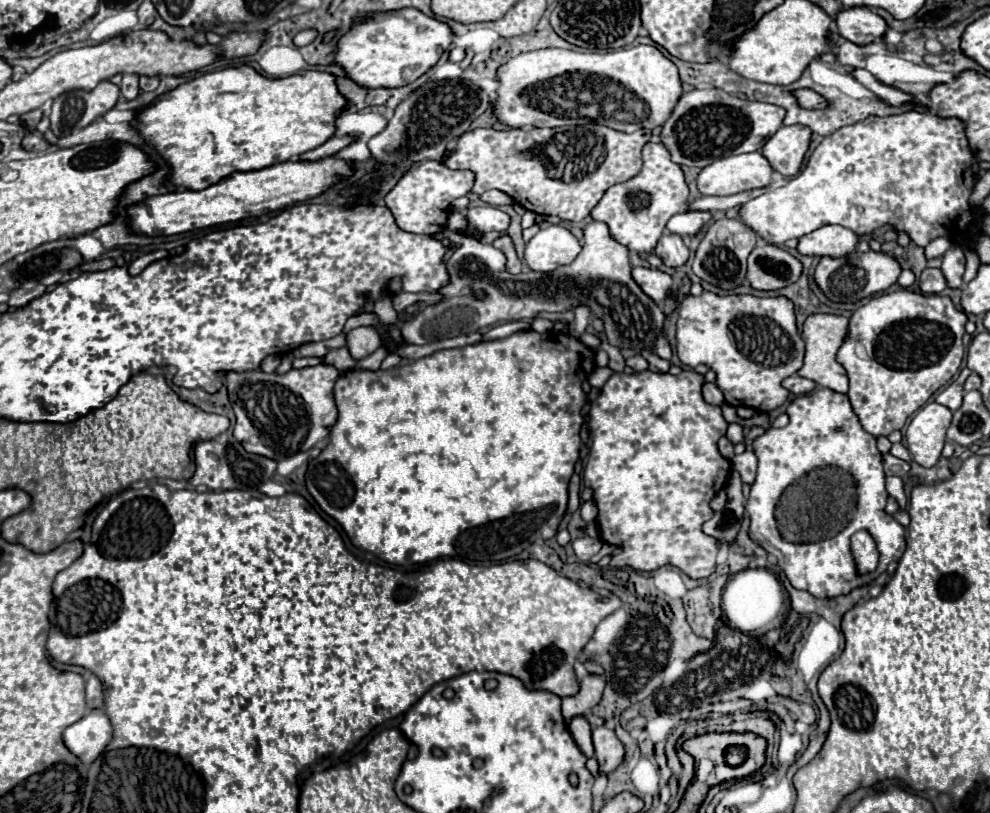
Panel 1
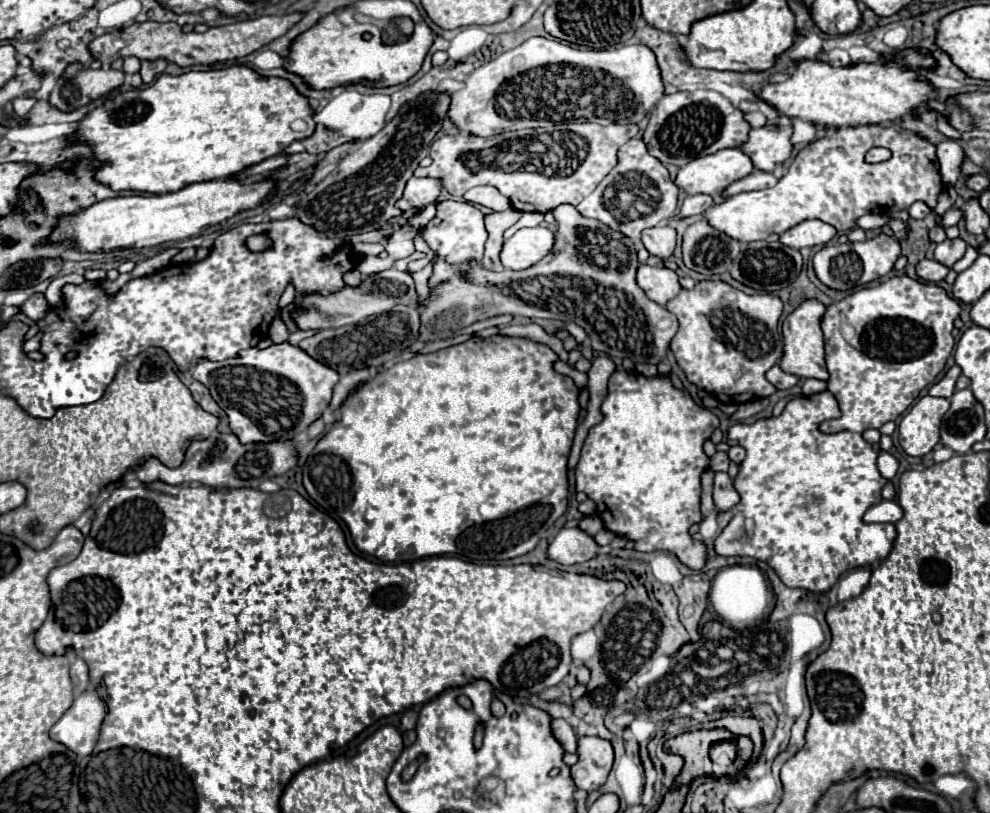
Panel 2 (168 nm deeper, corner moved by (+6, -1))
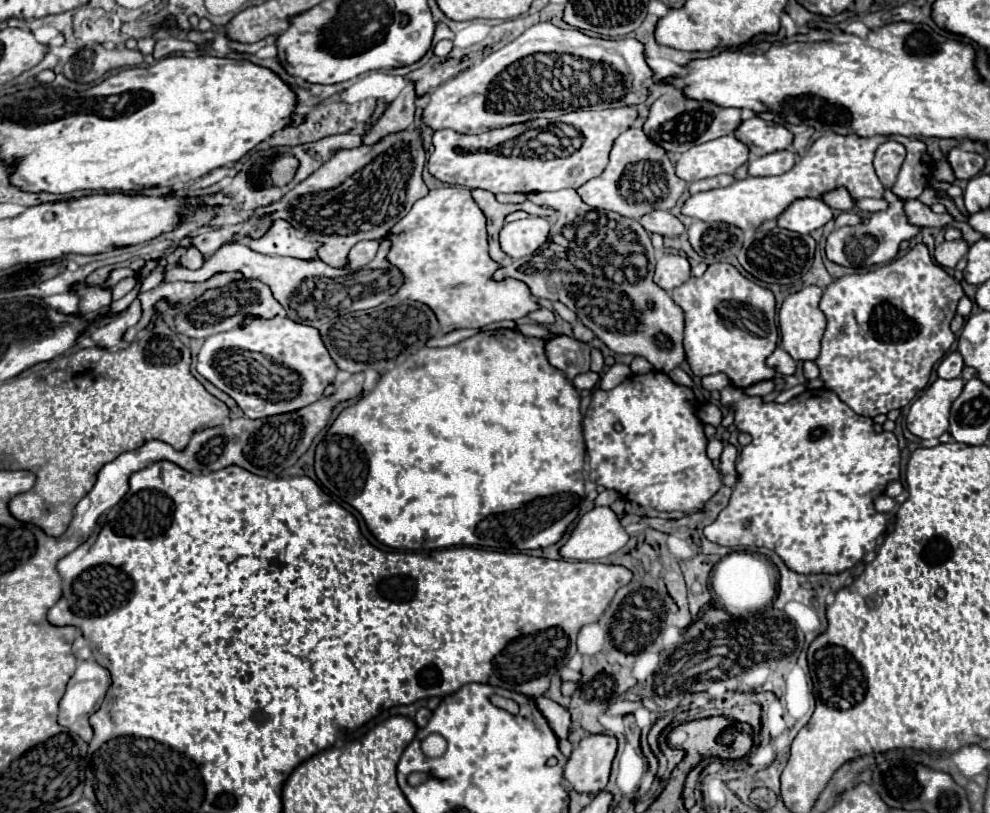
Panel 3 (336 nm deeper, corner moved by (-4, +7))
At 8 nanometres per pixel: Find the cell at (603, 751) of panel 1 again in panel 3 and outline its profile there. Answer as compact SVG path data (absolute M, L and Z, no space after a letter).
M586 735L572 751L564 767L564 779L568 779L578 793L604 791L616 749L616 737L612 735Z

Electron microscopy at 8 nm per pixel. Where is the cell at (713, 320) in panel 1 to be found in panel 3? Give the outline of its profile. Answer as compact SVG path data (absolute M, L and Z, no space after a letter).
M714 263L706 269L702 277L690 277L684 285L672 291L674 303L684 311L684 351L686 361L696 377L706 377L712 373L724 373L734 387L750 387L758 381L774 379L776 371L766 365L766 359L774 353L780 341L780 327L776 323L776 297L770 289L760 287L746 277L742 277L736 267L728 263Z

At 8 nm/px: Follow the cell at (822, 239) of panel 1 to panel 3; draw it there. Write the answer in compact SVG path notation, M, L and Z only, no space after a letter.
M798 199L794 201L776 221L778 227L796 231L796 233L812 233L814 229L824 227L834 219L832 209L820 199Z

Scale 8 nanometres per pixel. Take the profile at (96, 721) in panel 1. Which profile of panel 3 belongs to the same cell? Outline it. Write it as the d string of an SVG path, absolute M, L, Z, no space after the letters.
M94 659L80 661L60 701L58 723L76 733L80 739L90 741L92 725L88 717L100 709L108 687L110 673L104 667L100 667Z

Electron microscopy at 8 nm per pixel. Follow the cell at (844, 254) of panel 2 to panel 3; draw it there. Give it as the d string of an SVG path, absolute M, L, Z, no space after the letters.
M886 191L884 199L890 203L888 211L878 211L874 213L866 223L856 225L856 227L840 227L832 231L826 239L826 257L842 267L852 267L852 269L864 269L872 265L884 265L892 261L898 255L900 243L906 239L916 237L920 233L920 227L908 225L906 215L902 211L902 201L892 193Z

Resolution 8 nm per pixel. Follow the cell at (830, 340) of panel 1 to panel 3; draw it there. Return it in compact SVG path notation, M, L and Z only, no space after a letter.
M810 285L792 293L782 303L782 309L780 309L782 347L794 361L816 361L816 357L820 355L820 341L824 337L824 325L826 325L824 313L820 313L820 307L818 307L822 293L824 291L820 287Z

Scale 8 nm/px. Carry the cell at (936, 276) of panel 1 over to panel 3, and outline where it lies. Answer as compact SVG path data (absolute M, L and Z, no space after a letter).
M944 241L934 249L934 259L942 267L954 269L956 263L968 253L968 243L962 241Z

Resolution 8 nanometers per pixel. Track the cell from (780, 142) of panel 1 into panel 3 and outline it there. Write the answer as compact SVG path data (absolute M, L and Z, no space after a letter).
M760 117L744 121L736 129L734 137L748 145L752 157L762 157L768 153L776 153L780 149L788 149L794 141L794 135L784 125L764 121Z

